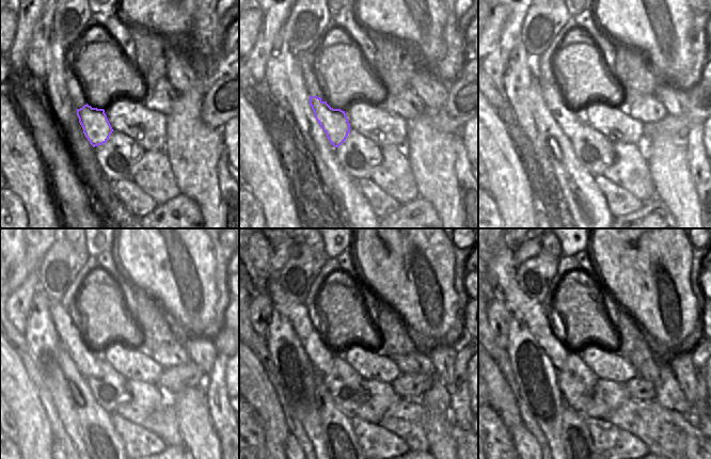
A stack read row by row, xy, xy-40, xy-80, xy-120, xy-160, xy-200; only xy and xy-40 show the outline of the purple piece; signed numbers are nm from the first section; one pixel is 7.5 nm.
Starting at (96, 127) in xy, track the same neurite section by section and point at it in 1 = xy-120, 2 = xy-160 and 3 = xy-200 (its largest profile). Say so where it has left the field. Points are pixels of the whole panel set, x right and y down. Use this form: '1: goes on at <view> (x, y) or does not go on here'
1: goes on at xy-120 (70, 335)
2: goes on at xy-160 (300, 316)
3: goes on at xy-200 (537, 318)

